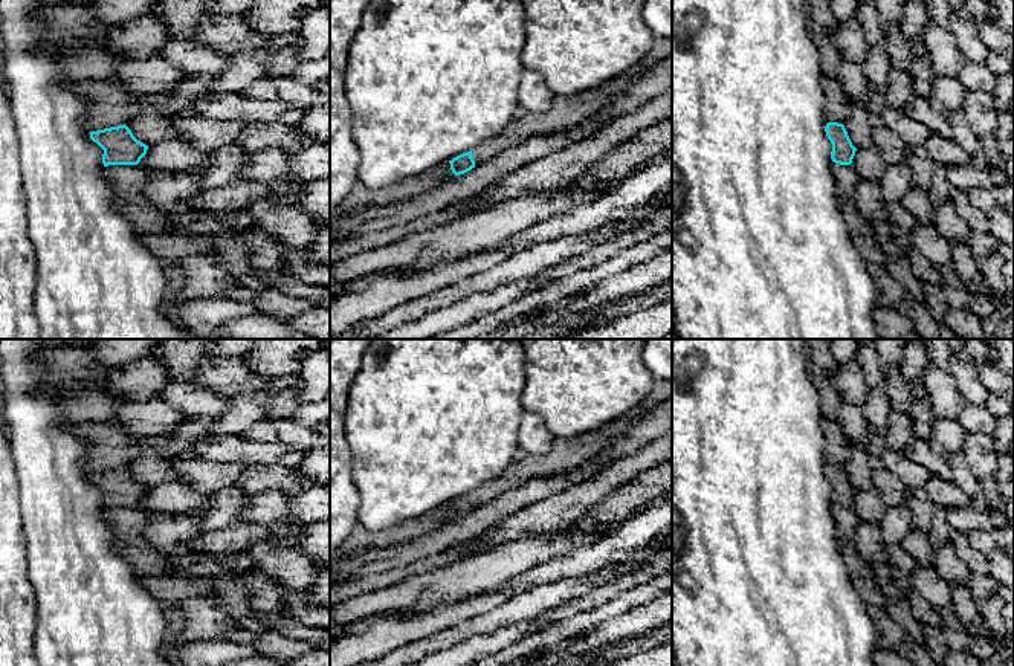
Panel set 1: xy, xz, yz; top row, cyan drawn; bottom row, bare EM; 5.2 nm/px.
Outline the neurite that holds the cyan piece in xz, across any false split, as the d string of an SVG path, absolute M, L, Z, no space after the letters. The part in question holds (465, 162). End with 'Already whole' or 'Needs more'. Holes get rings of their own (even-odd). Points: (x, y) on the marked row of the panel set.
M635 66L626 73L591 90L573 96L554 96L551 107L544 113L527 113L513 118L499 134L449 160L452 173L455 176L464 174L484 160L534 136L553 134L579 125L582 121L588 121L618 93L629 89L644 75L649 75L654 67L655 66L641 70Z. Needs more

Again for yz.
M828 122L825 131L832 144L832 162L840 165L851 165L857 148L852 145L844 125L838 122Z. Already whole

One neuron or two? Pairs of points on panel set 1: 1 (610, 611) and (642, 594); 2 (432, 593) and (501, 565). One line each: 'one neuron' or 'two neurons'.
1: one neuron
2: one neuron

